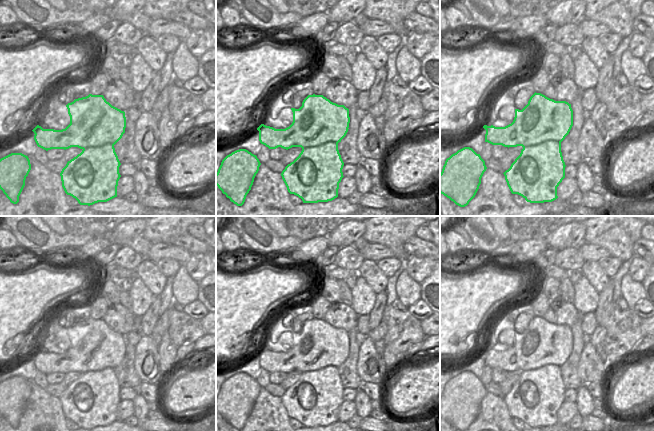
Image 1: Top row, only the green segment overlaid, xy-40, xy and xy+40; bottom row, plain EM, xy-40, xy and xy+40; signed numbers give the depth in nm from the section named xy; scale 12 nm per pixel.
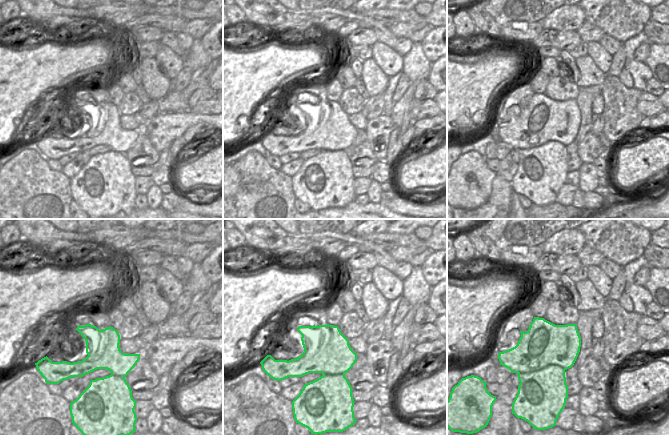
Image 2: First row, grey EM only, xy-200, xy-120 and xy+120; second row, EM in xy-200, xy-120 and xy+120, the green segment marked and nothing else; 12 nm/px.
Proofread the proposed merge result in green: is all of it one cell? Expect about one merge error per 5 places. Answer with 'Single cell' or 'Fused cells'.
Fused cells

